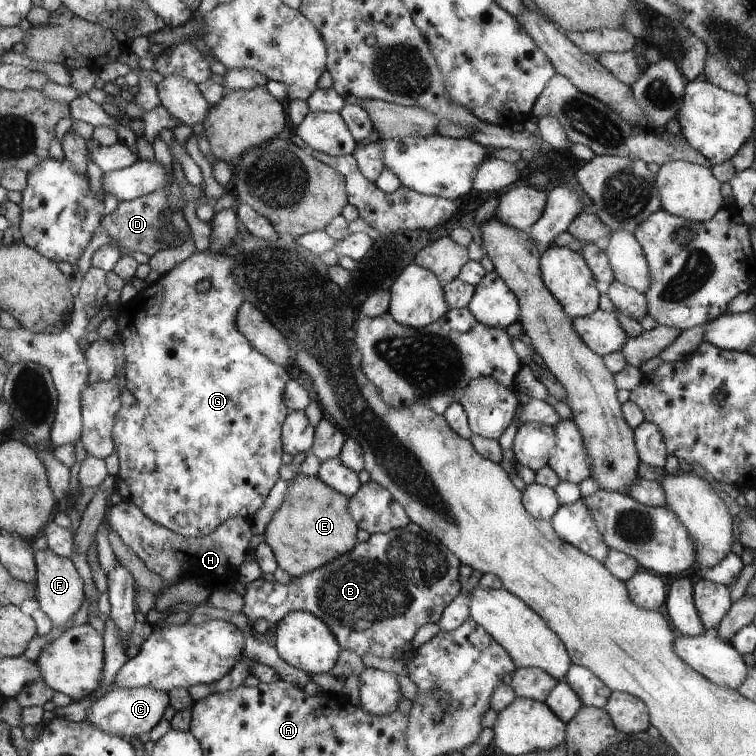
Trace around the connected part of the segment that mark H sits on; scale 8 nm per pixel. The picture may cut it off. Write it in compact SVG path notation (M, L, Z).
M128 500L116 505L110 504L107 507L105 520L110 531L120 536L120 540L142 560L145 567L150 572L158 574L168 584L174 584L178 578L185 579L184 574L191 574L198 583L206 584L212 590L220 582L234 583L239 574L238 568L244 562L252 560L248 552L252 540L252 528L244 518L240 518L240 514L227 518L208 536L192 538L180 536L164 525L150 520L138 505Z

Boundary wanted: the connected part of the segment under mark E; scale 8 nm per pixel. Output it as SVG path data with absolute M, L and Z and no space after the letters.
M298 472L289 481L282 505L266 525L263 540L272 549L278 566L288 572L292 578L298 578L336 560L338 556L348 554L356 546L358 527L359 525L349 512L349 497L339 493L337 489L330 488L316 475L302 476Z

